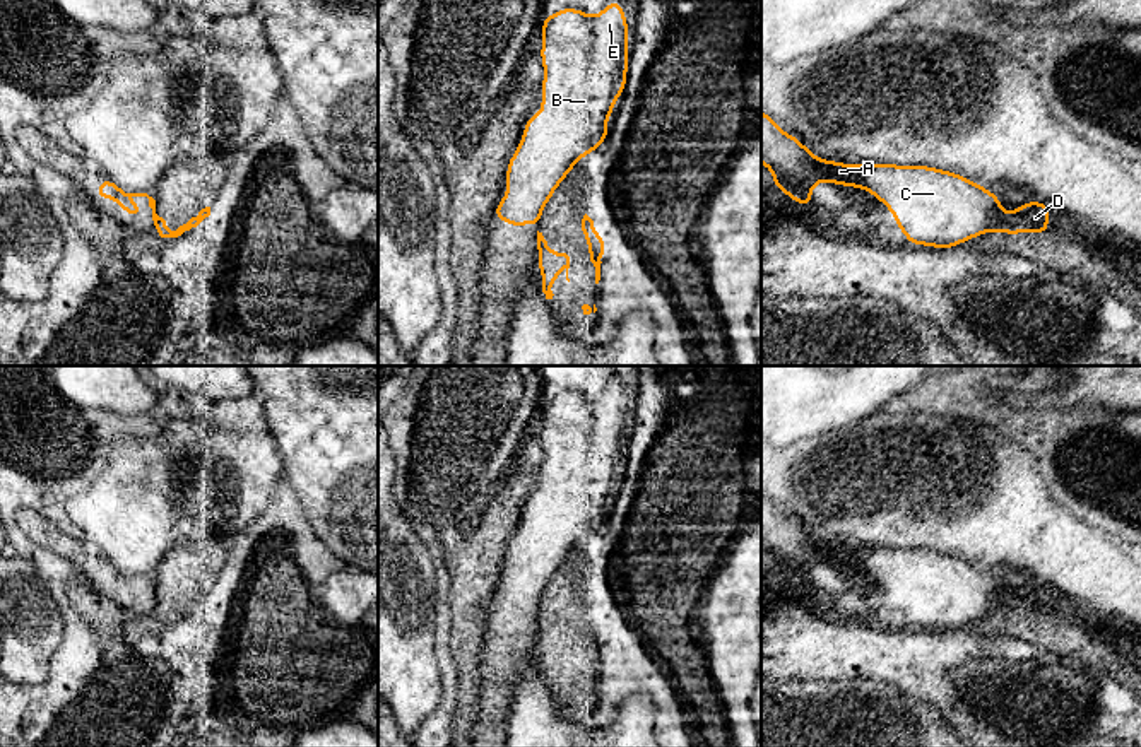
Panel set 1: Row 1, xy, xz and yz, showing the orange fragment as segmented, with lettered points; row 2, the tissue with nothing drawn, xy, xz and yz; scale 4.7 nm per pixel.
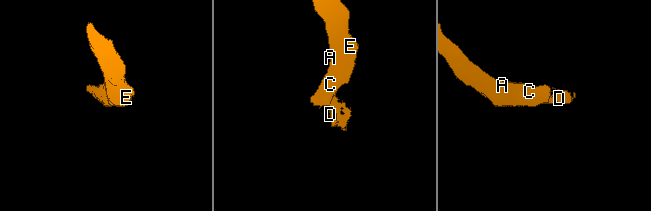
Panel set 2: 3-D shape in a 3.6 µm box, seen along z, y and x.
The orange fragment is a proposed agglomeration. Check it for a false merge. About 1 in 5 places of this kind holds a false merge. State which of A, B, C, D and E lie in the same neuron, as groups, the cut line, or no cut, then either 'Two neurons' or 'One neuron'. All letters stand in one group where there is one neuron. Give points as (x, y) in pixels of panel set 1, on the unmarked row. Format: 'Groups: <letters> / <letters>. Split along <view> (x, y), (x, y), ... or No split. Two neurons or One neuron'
Groups: A B C E / D. Split along yz (1003, 597), (994, 609). Two neurons

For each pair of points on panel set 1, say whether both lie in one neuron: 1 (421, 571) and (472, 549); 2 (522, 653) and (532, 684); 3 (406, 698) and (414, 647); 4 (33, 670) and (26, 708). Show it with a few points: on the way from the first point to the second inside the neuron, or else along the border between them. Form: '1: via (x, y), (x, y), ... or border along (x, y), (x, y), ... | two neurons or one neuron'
1: border along (414, 530), (425, 544), (433, 566), (433, 607) | two neurons
2: border along (531, 660), (519, 672), (519, 681), (514, 686) | two neurons
3: via (406, 686), (406, 658) | one neuron
4: border along (50, 674), (36, 684), (17, 684) | two neurons

